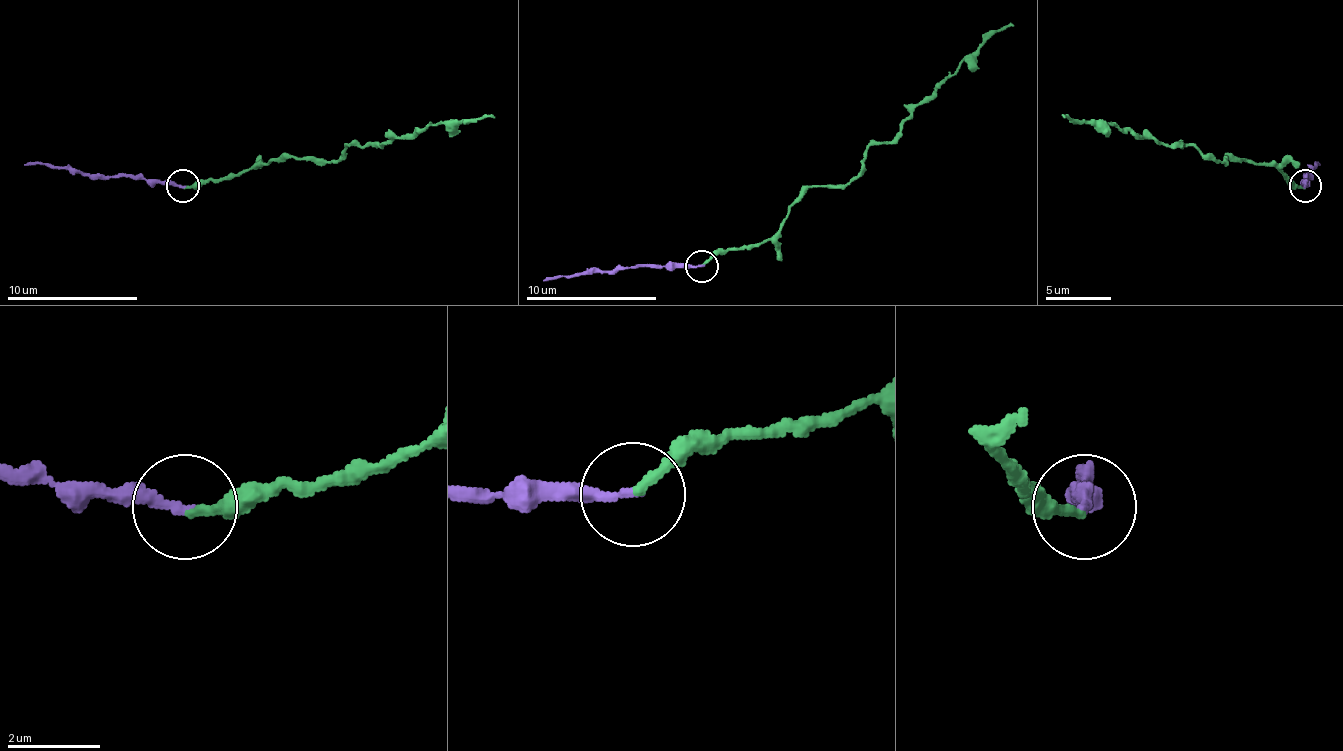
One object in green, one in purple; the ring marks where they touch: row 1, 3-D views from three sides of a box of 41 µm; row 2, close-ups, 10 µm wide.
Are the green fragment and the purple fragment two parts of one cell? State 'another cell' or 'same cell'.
same cell

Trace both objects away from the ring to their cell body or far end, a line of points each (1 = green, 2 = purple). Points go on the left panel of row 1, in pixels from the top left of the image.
1: (183, 187), (229, 180), (291, 157), (337, 160), (346, 144), (376, 144), (431, 125), (467, 125), (494, 115)
2: (183, 187), (95, 177), (23, 164)

